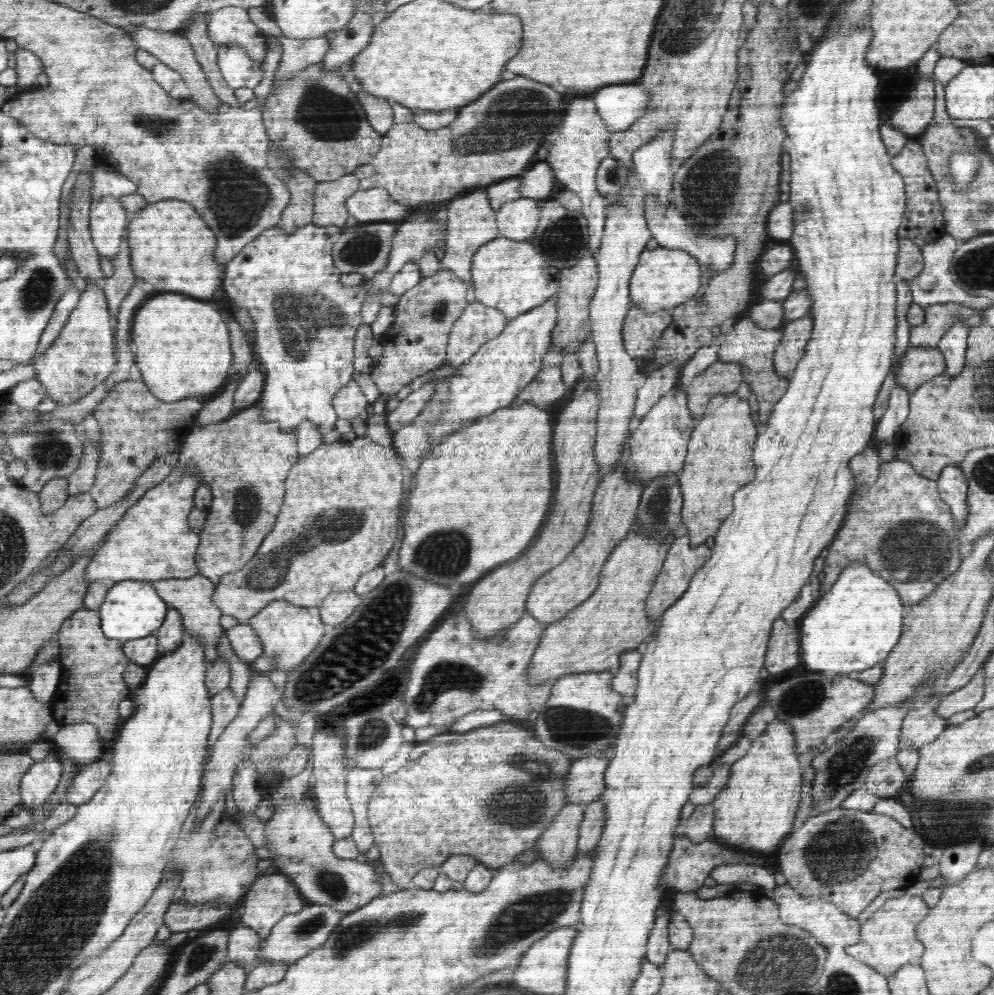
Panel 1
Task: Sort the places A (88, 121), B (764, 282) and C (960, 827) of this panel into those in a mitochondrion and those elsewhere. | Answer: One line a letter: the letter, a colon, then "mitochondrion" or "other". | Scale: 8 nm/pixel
A: other
B: other
C: mitochondrion

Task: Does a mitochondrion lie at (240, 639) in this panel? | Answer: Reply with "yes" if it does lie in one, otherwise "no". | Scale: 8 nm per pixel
no

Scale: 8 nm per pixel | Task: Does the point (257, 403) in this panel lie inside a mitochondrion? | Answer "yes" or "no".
no

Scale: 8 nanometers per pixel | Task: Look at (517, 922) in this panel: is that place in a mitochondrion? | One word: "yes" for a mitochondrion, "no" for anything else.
yes

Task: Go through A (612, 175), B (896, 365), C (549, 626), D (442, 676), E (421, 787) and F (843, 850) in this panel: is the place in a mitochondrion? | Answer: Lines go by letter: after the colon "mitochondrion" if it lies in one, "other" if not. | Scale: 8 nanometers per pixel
A: mitochondrion
B: other
C: other
D: mitochondrion
E: other
F: mitochondrion

